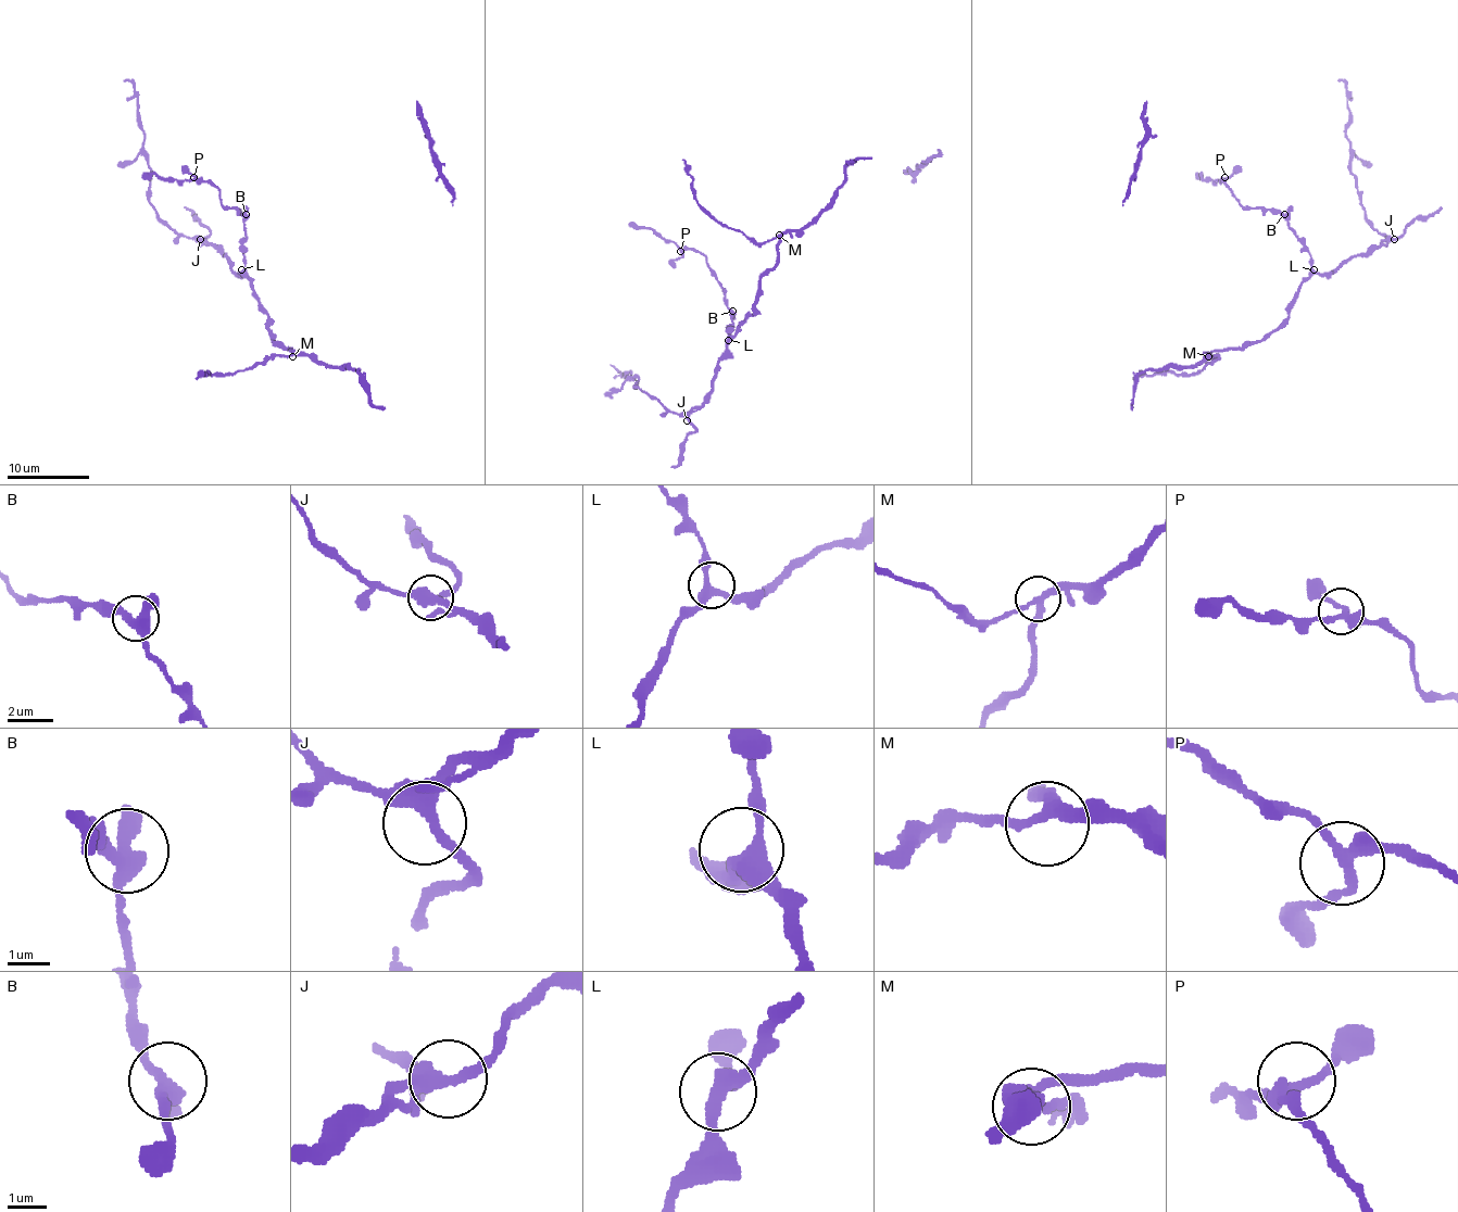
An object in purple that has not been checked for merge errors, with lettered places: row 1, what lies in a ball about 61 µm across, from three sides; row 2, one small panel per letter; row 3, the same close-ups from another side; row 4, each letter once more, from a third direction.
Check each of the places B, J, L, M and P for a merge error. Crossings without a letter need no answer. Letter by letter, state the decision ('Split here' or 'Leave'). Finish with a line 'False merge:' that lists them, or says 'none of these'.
B: Leave
J: Leave
L: Leave
M: Leave
P: Leave
False merge: none of these

